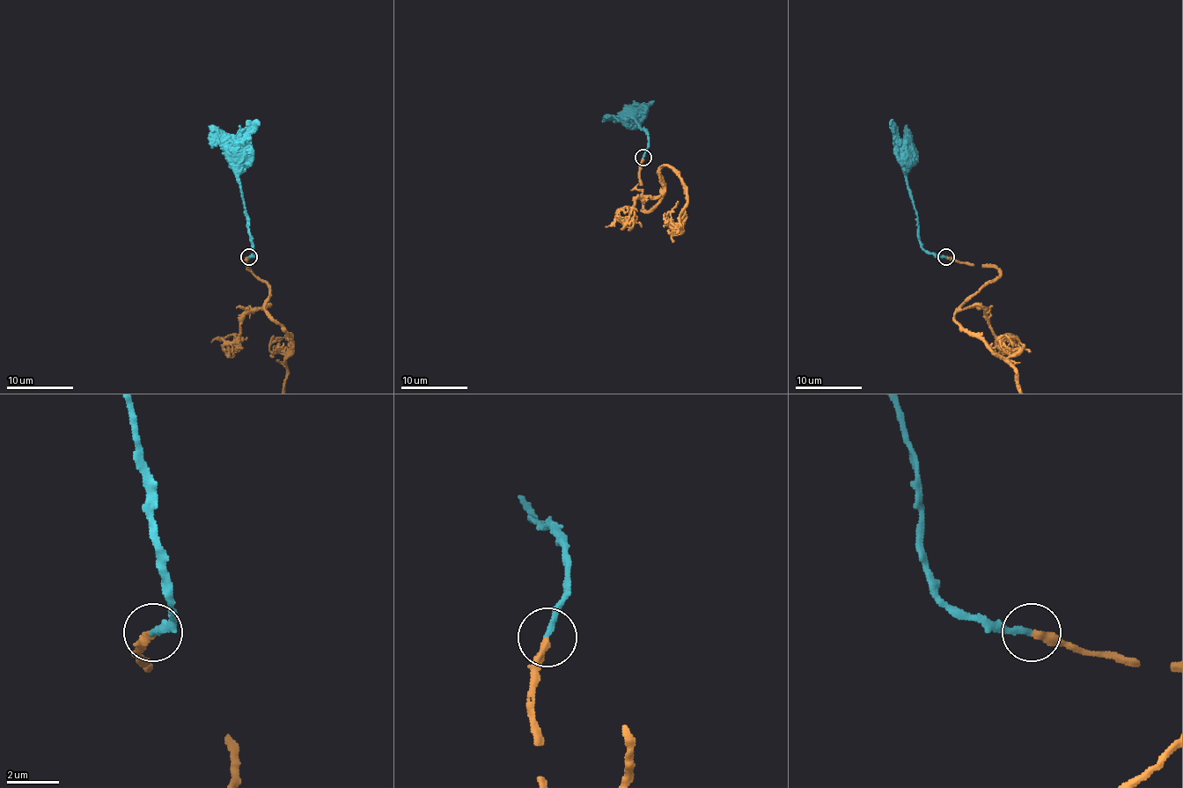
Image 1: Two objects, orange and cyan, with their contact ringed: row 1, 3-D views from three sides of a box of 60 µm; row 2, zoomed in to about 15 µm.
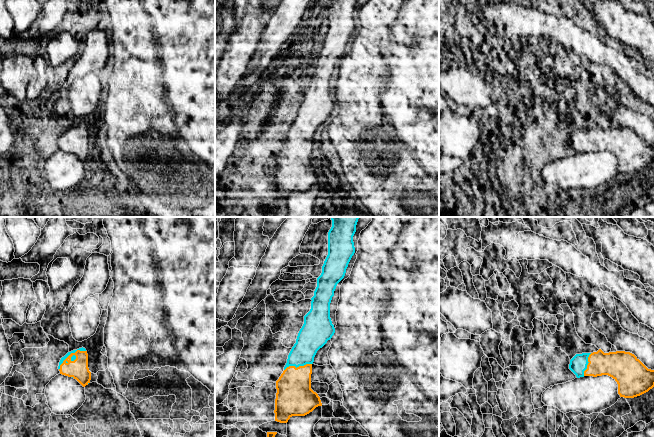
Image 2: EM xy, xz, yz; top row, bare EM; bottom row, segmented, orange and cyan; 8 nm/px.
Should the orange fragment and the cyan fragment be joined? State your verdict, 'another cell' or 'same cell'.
same cell

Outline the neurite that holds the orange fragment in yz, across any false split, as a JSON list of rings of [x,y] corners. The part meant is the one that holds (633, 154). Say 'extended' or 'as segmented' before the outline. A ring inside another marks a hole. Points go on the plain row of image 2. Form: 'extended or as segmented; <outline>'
extended; [[[601,125],[593,129],[576,130],[569,140],[569,145],[577,154],[584,152],[612,153],[618,160],[618,170],[624,174],[640,172],[654,163],[654,146],[648,145],[634,130],[625,127],[604,129]]]

